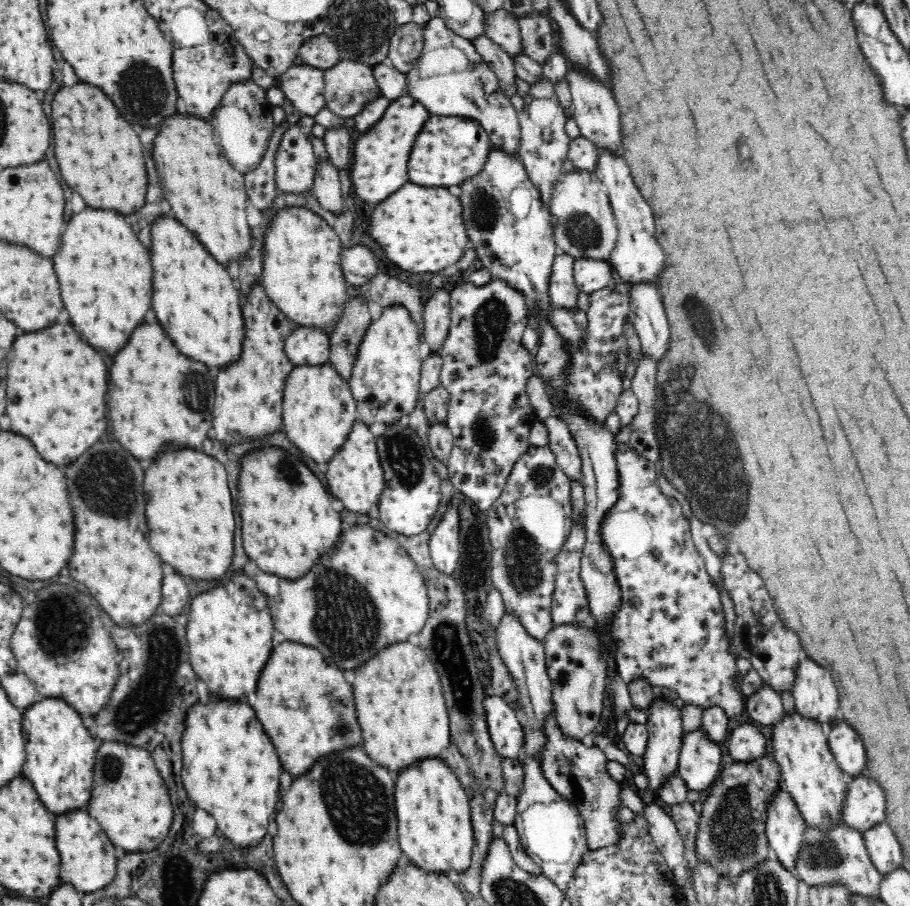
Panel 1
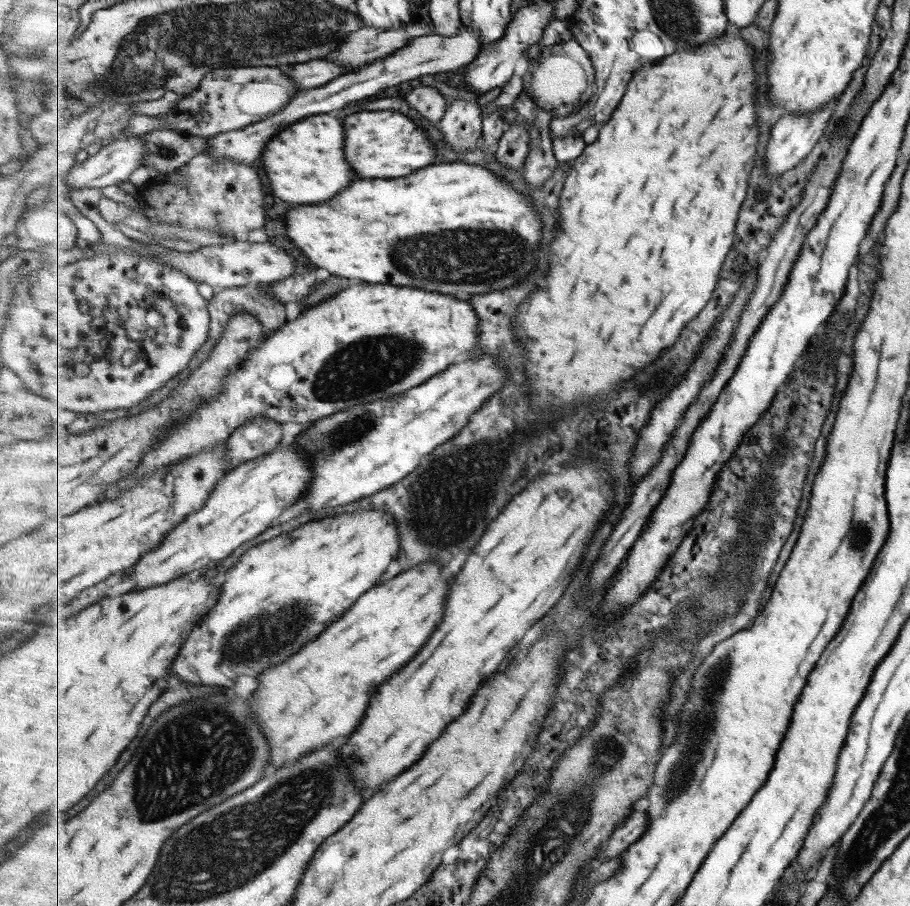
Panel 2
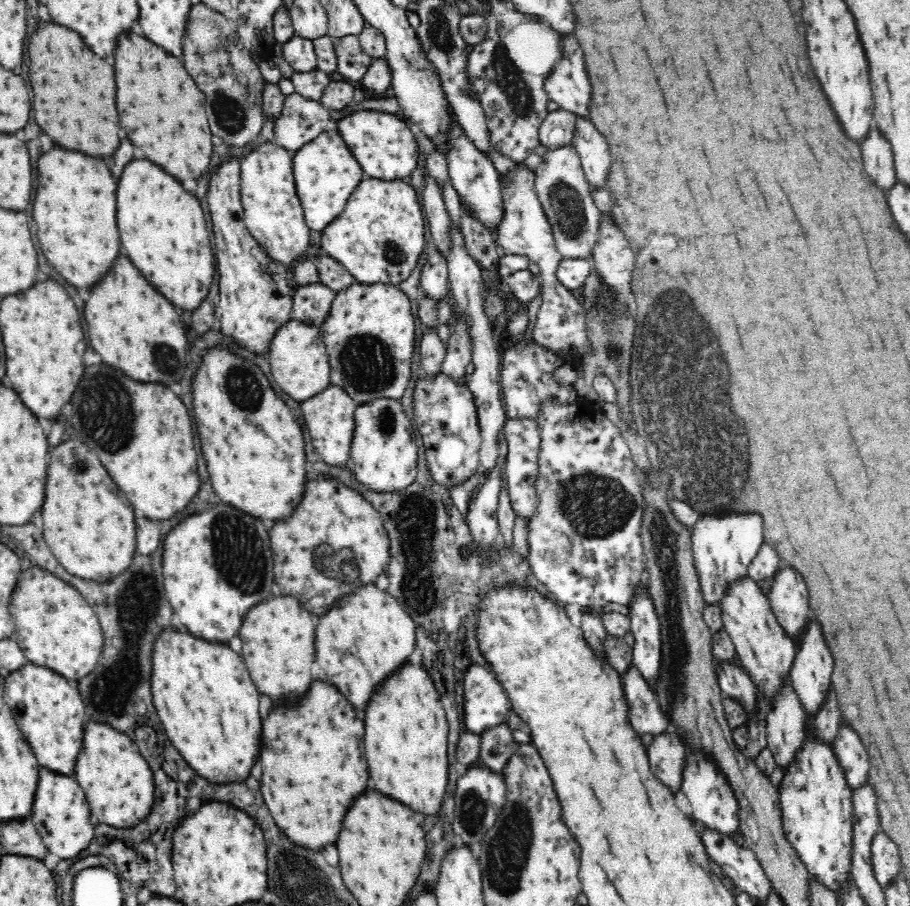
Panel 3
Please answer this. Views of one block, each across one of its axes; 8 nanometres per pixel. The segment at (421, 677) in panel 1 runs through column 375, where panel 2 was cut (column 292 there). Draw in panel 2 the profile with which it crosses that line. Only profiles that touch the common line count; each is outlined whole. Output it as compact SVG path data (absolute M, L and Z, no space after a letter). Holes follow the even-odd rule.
M425 562L371 588L367 596L363 596L363 600L359 600L359 604L355 604L339 624L327 628L317 642L307 644L299 656L293 656L287 664L279 664L261 676L261 686L253 698L253 712L271 740L273 764L277 768L327 746L335 736L349 736L361 724L379 688L421 652L443 622L449 588L453 584L453 578L443 578L443 570L443 564L439 562Z

